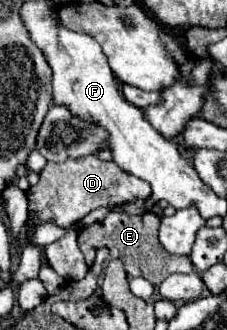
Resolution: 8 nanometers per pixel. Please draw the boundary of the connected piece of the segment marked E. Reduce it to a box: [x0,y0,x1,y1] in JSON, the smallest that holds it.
[77,212,193,286]

